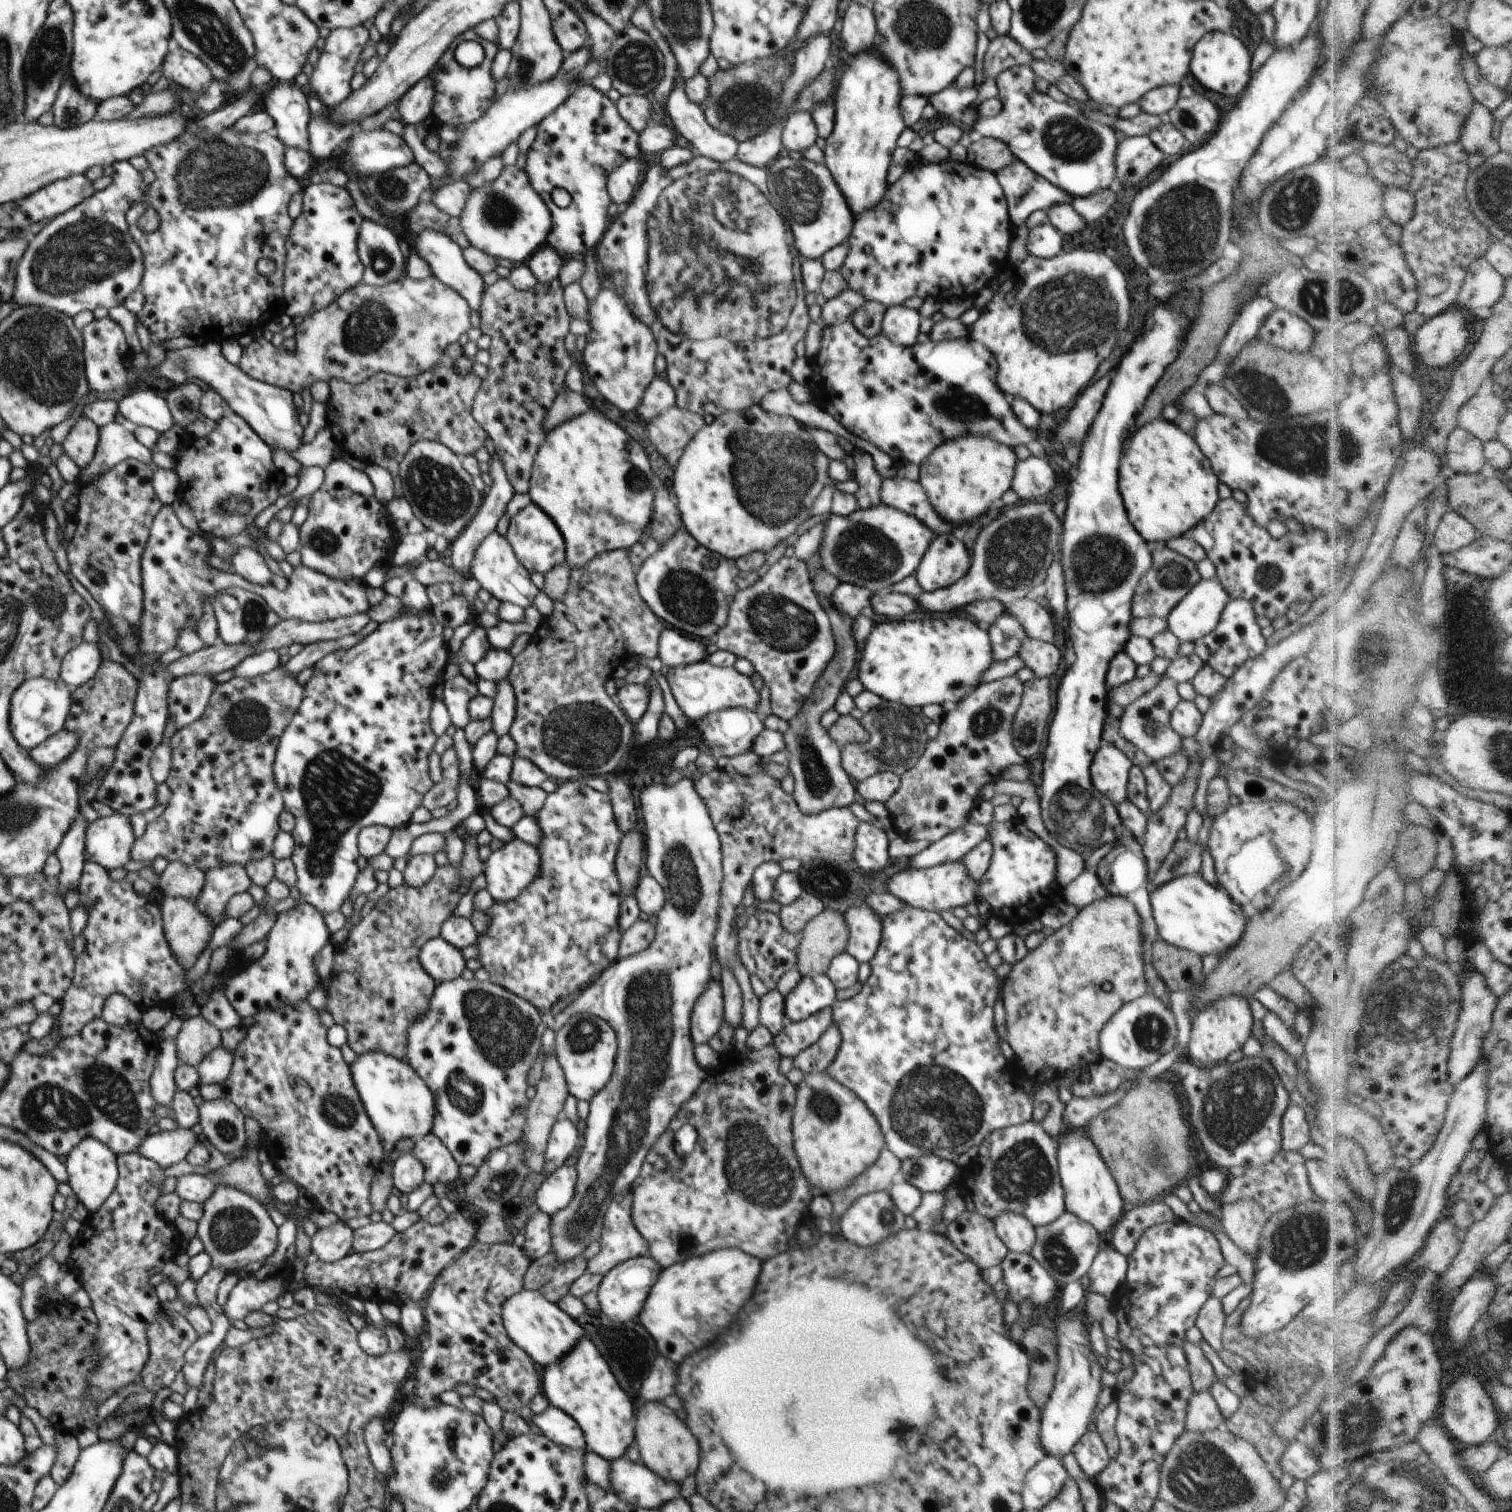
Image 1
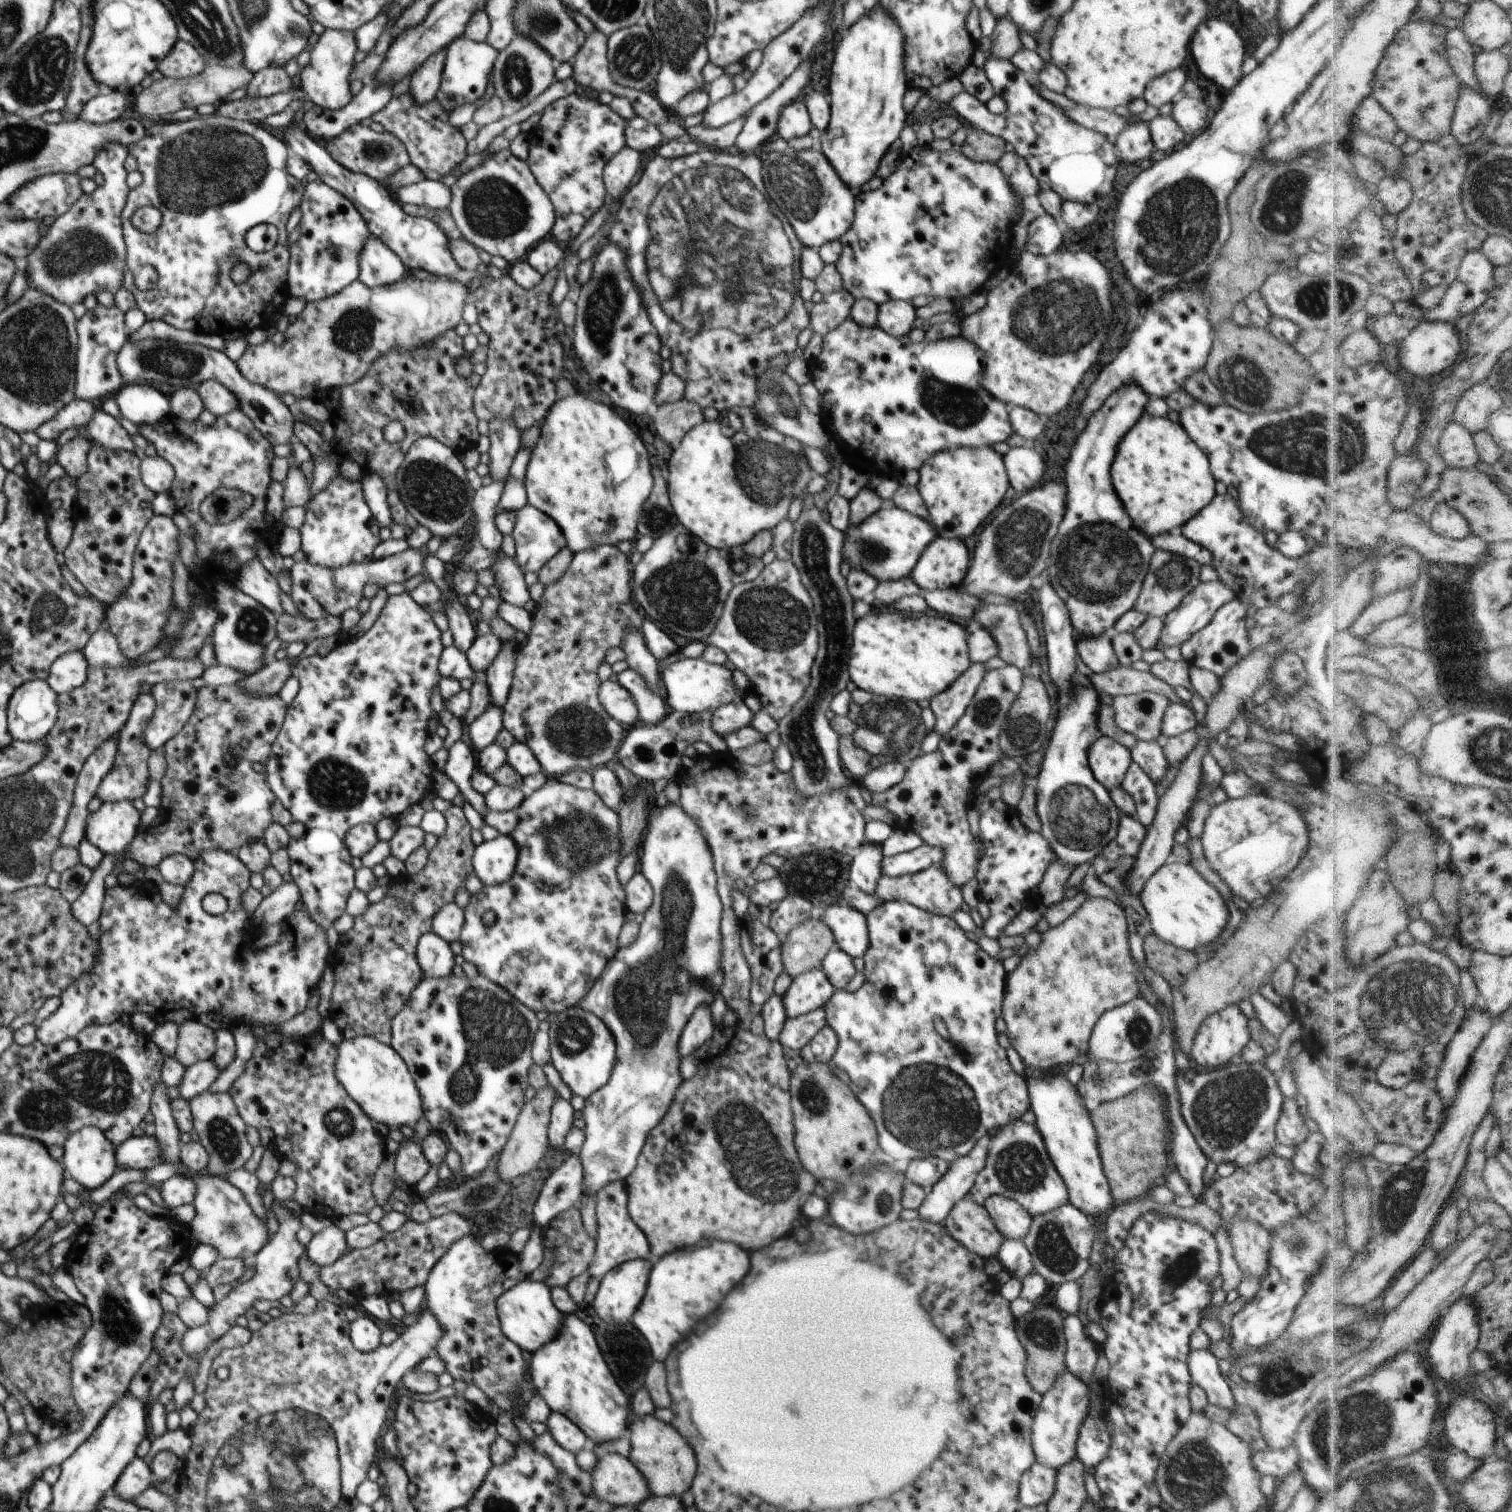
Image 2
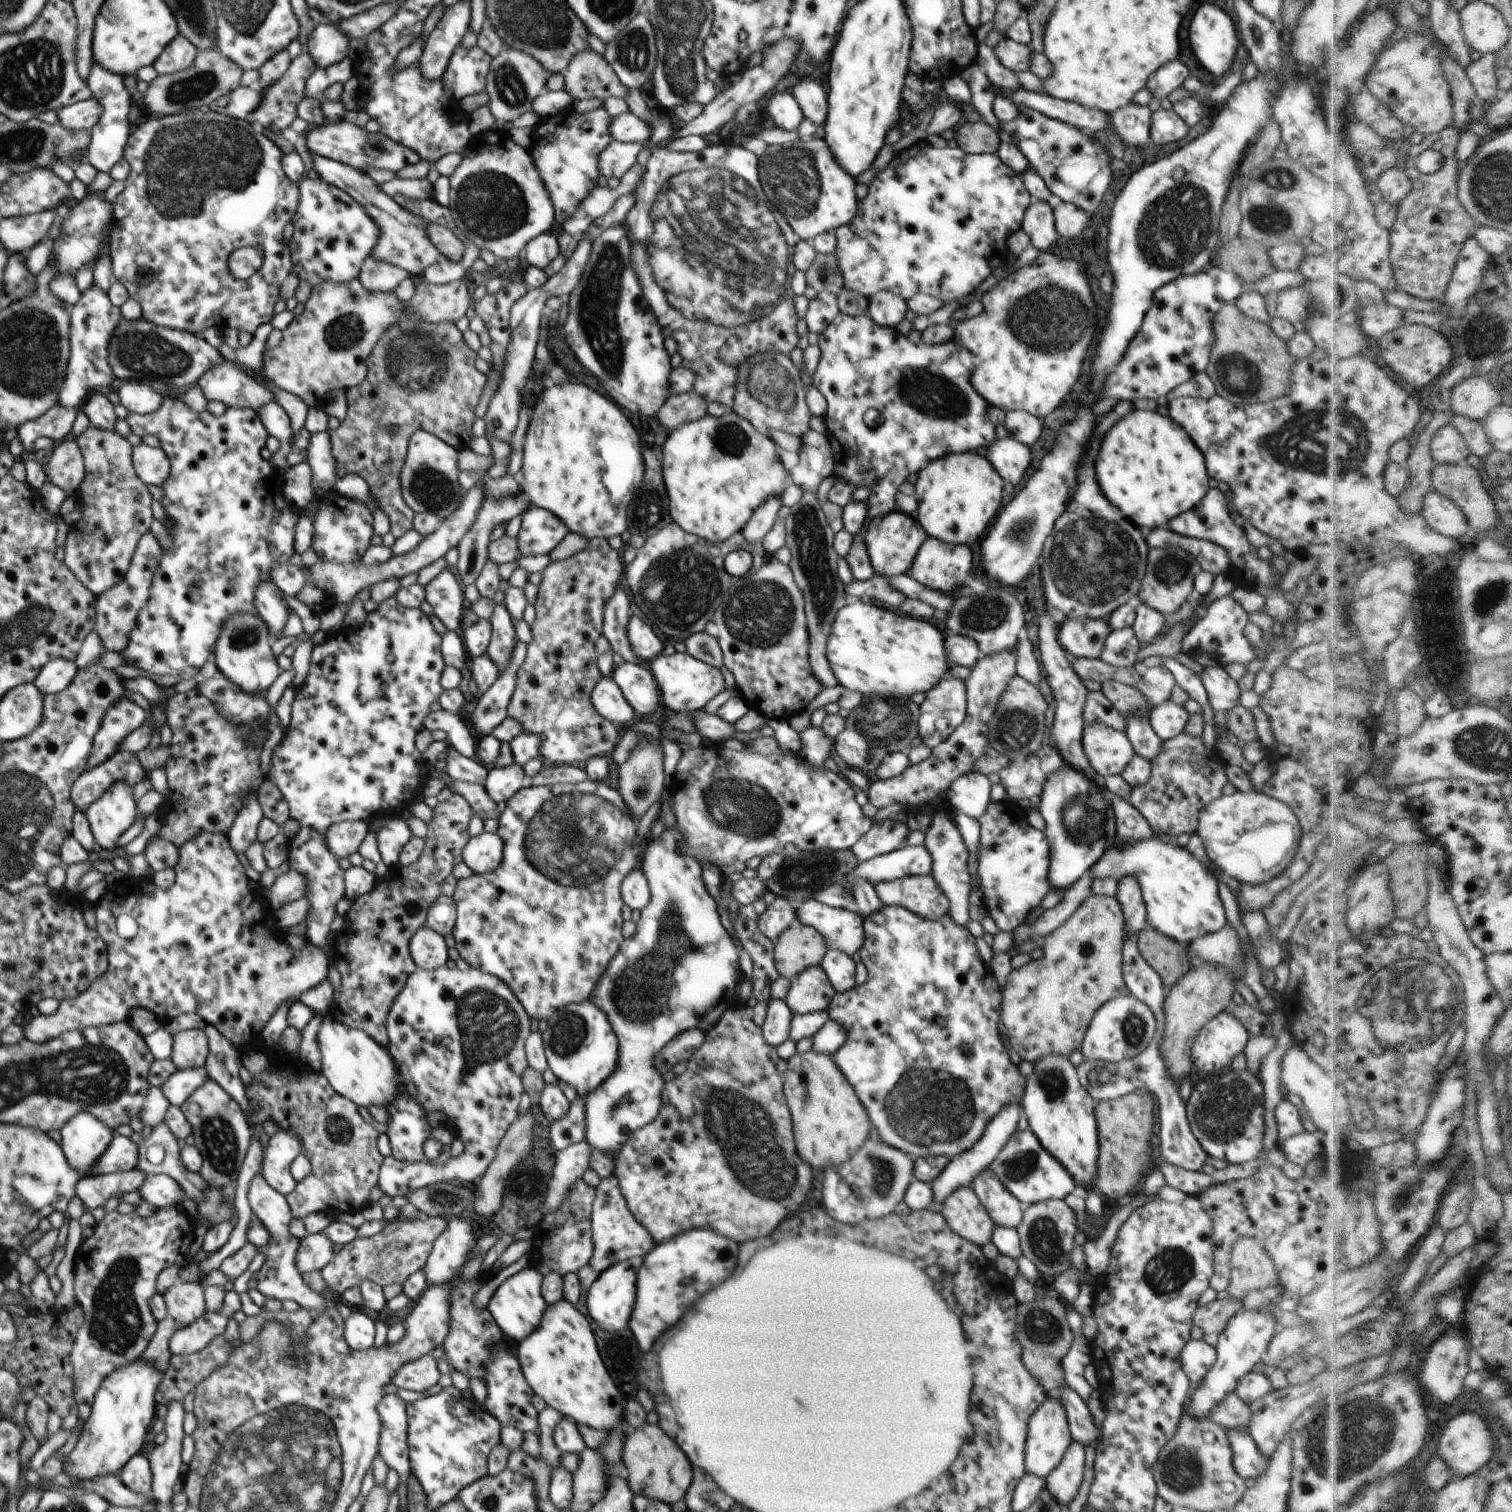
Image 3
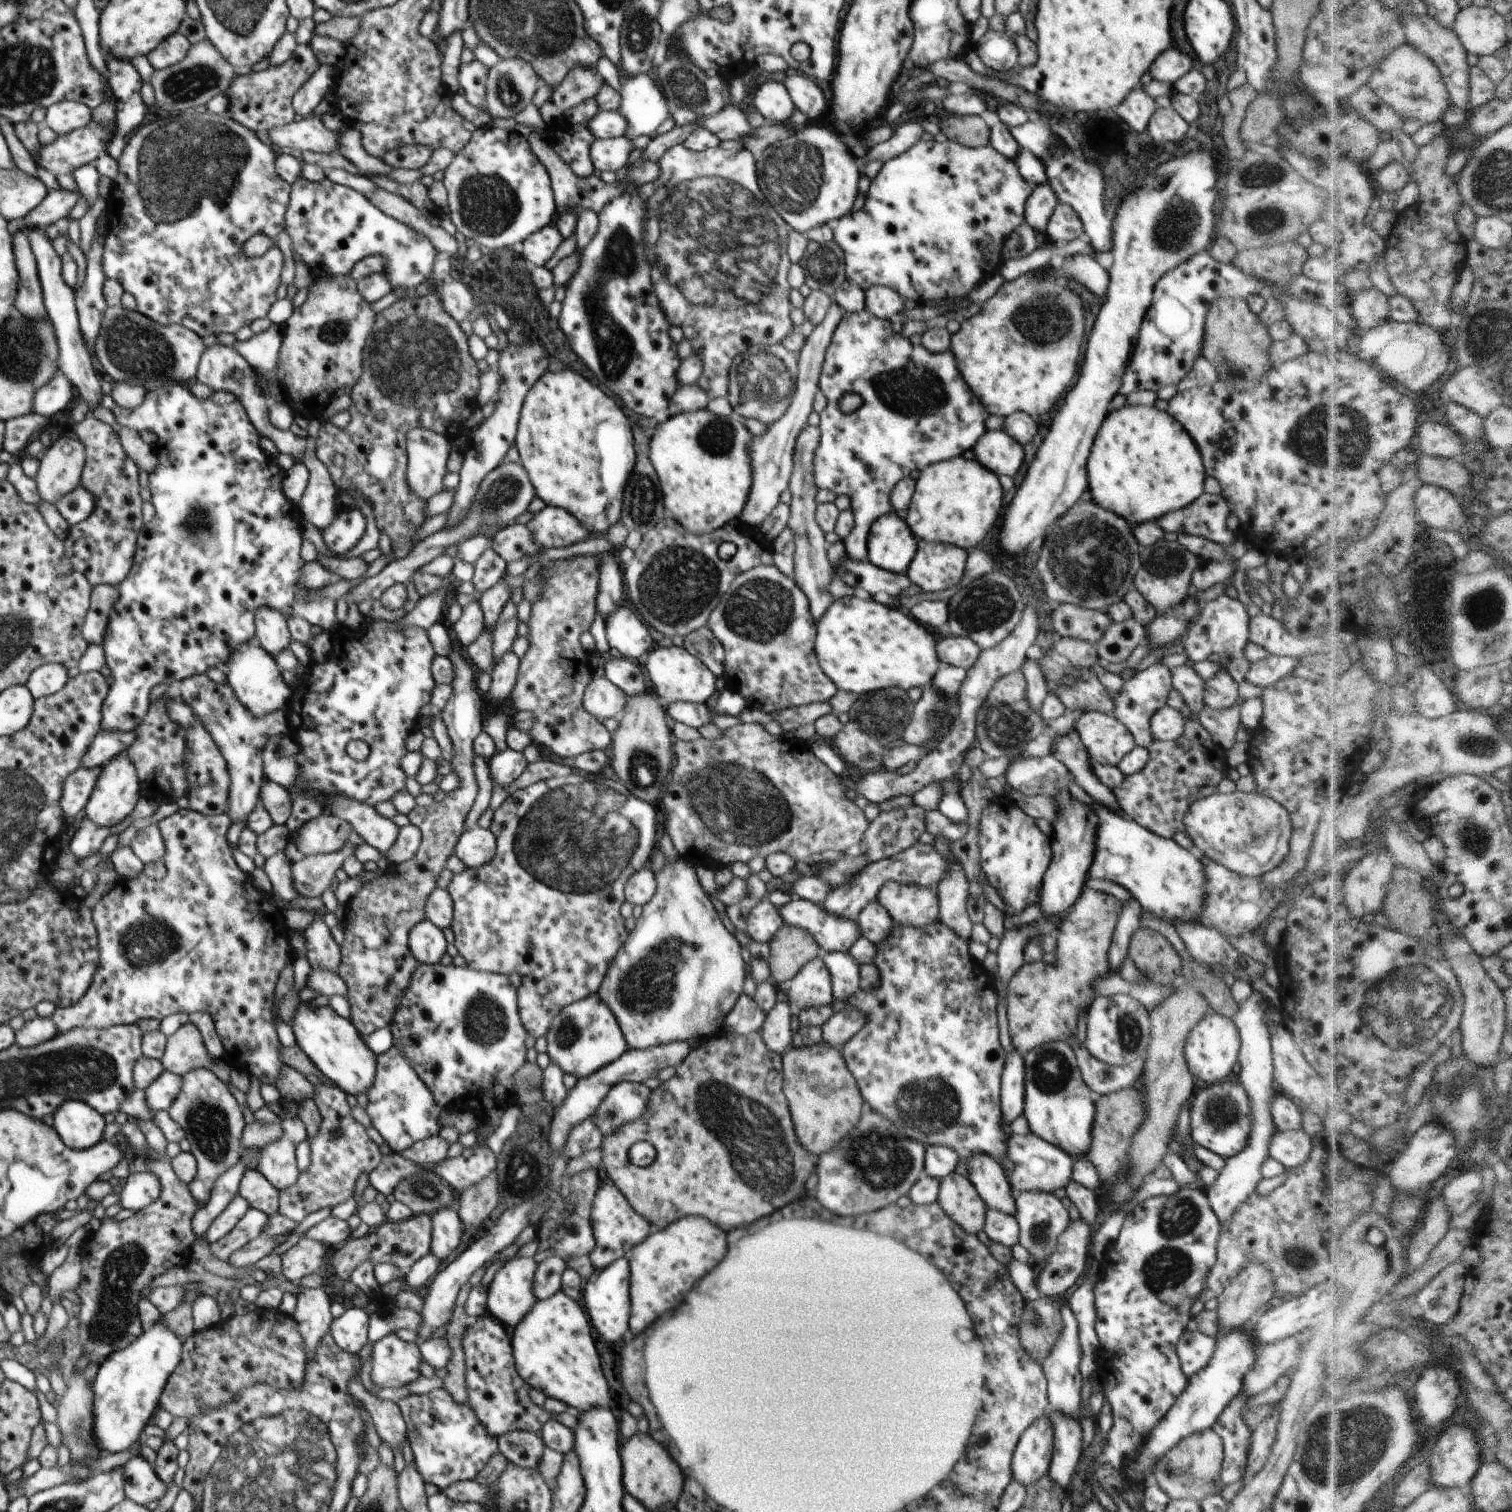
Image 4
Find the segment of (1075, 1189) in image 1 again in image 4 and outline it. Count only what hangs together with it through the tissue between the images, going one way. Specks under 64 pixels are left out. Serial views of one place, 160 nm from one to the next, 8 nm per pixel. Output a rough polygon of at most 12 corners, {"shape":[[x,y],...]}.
{"shape":[[1074,1049],[1024,1057],[1024,1118],[1072,1158],[1090,1150],[1095,1102]]}

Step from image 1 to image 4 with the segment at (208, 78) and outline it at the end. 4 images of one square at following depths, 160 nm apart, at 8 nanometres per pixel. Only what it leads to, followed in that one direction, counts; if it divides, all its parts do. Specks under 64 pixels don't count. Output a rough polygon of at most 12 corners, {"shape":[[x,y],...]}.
{"shape":[[176,32],[149,52],[156,71],[182,62],[190,47]]}

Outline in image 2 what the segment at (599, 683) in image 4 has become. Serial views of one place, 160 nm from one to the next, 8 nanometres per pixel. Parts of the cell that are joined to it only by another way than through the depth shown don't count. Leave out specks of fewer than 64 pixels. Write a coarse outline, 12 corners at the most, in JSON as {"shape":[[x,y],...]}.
{"shape":[[605,681],[599,699],[620,724],[639,720],[633,696],[619,682]]}

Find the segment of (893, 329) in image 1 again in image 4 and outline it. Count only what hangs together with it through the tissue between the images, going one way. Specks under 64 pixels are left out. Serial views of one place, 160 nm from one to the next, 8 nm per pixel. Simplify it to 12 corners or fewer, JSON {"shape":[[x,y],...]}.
{"shape":[[887,286],[865,290],[865,309],[893,321],[904,299]]}

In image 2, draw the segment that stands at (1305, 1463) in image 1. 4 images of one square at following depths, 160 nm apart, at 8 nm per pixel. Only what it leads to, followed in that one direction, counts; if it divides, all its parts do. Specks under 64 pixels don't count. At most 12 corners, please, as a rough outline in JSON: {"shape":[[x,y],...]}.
{"shape":[[1296,1450],[1253,1452],[1261,1476],[1283,1479],[1300,1470]]}

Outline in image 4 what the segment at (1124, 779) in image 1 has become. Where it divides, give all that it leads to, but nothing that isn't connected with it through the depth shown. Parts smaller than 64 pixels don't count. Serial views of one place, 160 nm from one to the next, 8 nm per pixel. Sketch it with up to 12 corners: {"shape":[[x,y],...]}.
{"shape":[[1086,711],[1074,728],[1092,762],[1117,764],[1137,744],[1116,717]]}

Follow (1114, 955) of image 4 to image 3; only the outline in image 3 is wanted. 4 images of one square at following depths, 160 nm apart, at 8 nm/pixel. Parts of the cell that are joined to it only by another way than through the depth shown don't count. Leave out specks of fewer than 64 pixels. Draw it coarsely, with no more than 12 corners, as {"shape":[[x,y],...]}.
{"shape":[[1124,876],[1116,896],[1124,936],[1140,934],[1147,909],[1138,880]]}

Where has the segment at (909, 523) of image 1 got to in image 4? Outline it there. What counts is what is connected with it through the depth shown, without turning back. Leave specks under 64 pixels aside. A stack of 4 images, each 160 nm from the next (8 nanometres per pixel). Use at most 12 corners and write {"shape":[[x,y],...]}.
{"shape":[[892,510],[872,524],[867,560],[905,573],[918,541]]}

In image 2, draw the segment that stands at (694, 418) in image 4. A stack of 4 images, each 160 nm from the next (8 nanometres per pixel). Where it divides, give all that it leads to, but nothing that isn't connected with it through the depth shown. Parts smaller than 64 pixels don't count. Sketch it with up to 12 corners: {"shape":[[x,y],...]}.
{"shape":[[758,415],[734,446],[704,421],[673,445],[678,522],[717,549],[787,518],[815,473]]}

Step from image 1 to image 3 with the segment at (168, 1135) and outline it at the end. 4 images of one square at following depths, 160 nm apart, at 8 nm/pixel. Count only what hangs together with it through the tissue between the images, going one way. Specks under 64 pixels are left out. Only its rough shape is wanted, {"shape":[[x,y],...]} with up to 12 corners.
{"shape":[[116,1134],[89,1174],[137,1166],[139,1145]]}

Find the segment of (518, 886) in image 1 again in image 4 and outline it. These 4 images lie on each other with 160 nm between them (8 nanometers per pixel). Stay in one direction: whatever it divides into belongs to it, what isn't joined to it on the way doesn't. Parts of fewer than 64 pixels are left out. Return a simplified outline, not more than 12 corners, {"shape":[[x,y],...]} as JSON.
{"shape":[[490,829],[464,831],[454,854],[469,869],[489,863],[497,840]]}

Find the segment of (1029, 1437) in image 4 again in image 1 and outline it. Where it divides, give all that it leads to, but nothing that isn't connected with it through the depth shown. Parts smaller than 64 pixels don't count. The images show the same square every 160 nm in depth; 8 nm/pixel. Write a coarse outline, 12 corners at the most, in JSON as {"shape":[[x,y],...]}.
{"shape":[[1082,1313],[1056,1324],[1055,1385],[1041,1410],[1046,1454],[1088,1430],[1102,1366]]}

